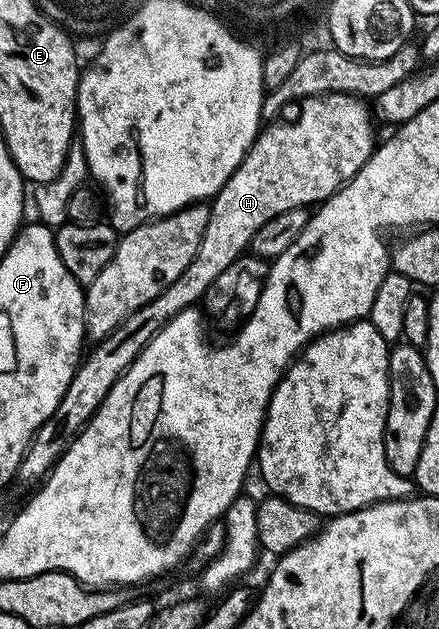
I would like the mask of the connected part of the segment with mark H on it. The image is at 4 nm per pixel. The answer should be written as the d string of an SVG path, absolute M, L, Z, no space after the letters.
M343 93L310 95L300 104L300 107L301 112L298 113L294 123L273 121L270 122L273 124L269 128L266 126L258 134L245 154L245 160L235 169L235 173L223 185L223 189L219 189L219 193L213 196L209 207L207 229L203 233L199 253L195 253L191 265L187 265L187 269L179 273L179 281L175 281L159 297L155 297L155 301L131 313L131 317L123 320L107 338L100 340L94 346L97 348L90 355L88 352L82 358L71 385L67 385L67 393L63 393L63 401L55 405L55 413L51 413L51 417L47 417L47 421L43 421L41 428L33 435L32 443L25 451L25 456L21 458L20 465L17 466L18 480L22 479L25 483L37 485L48 476L54 465L61 459L61 454L69 448L77 434L100 409L101 402L107 397L107 393L111 393L115 381L119 381L123 372L133 364L135 357L148 345L151 337L155 337L155 333L167 326L176 315L183 313L183 309L200 304L204 300L211 281L215 281L215 277L219 277L219 273L223 273L227 265L231 265L236 259L246 254L255 233L259 233L259 229L263 229L263 225L271 221L271 217L279 217L279 213L287 213L287 209L300 207L309 209L314 205L324 203L346 183L352 181L355 173L359 173L359 169L363 169L365 162L373 156L375 150L373 121L375 122L375 119L371 114L370 104L364 98Z

